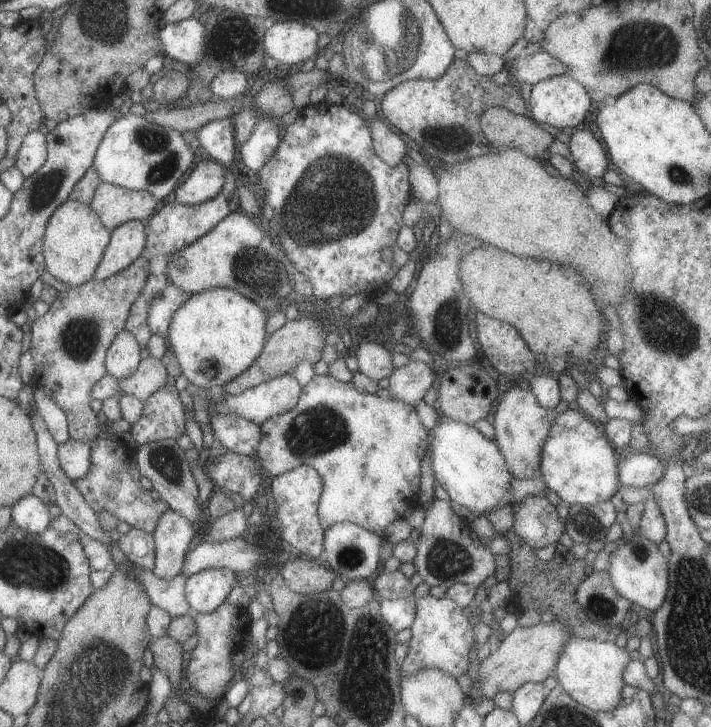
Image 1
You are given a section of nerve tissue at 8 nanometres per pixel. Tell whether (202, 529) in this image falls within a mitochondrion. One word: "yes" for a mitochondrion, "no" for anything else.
no

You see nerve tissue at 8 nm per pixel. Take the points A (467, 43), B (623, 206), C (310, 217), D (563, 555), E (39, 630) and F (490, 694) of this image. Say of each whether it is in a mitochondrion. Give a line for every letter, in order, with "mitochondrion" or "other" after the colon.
A: other
B: other
C: mitochondrion
D: other
E: other
F: other

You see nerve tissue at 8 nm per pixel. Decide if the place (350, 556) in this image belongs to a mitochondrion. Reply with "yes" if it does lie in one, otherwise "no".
yes

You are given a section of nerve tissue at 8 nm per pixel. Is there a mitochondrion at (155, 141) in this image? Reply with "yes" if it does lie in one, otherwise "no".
yes

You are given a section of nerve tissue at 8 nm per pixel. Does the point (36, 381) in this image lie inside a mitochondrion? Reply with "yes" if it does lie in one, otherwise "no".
no

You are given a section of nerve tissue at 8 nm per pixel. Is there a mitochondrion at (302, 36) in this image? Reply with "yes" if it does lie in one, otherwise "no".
no

